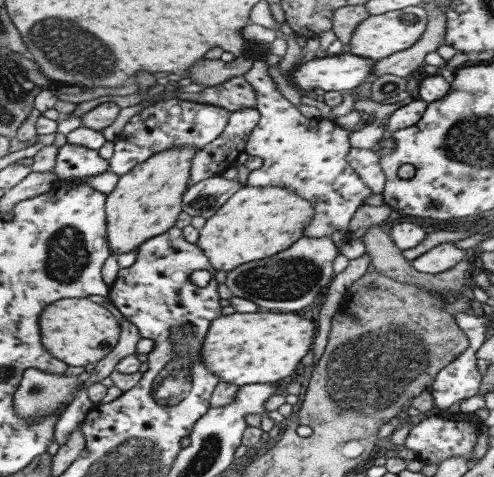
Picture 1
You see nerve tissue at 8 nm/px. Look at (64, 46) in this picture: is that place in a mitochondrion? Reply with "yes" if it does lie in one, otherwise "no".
yes

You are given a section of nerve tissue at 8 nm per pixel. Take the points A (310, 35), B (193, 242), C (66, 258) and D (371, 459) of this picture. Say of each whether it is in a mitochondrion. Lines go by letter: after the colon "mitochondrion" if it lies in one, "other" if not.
A: other
B: other
C: mitochondrion
D: other

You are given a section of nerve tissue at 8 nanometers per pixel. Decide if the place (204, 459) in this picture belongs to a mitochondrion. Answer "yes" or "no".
yes

